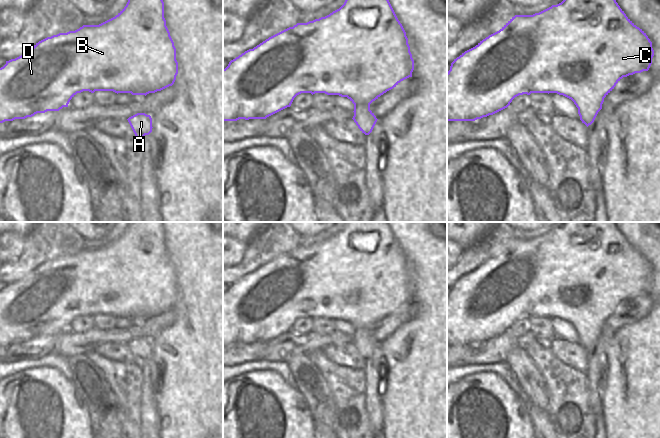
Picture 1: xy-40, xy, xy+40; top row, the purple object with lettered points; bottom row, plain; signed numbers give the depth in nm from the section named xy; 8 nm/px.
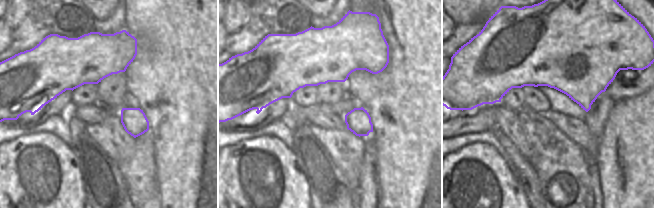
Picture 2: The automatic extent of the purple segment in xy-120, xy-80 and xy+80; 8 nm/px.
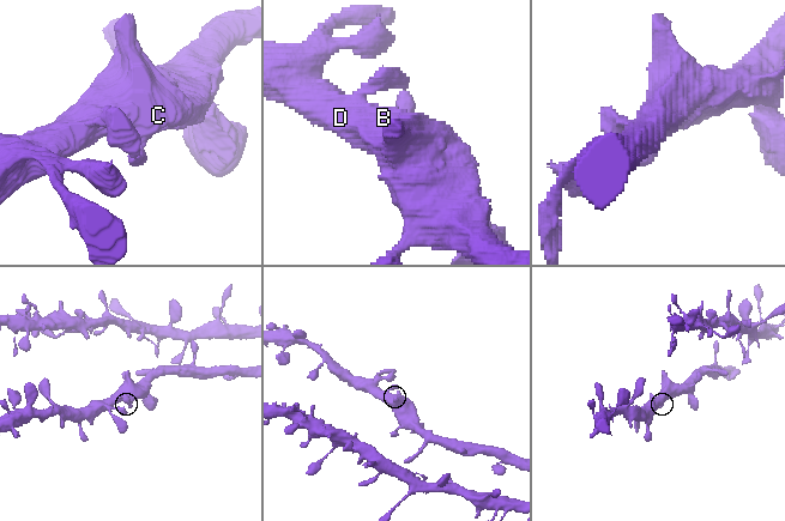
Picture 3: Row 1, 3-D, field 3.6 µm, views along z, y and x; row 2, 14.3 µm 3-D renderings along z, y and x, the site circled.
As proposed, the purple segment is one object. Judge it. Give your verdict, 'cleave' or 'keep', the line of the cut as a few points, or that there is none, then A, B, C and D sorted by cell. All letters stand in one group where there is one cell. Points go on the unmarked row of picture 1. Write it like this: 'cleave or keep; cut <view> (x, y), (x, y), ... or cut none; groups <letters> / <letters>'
keep; cut none; groups A B C D

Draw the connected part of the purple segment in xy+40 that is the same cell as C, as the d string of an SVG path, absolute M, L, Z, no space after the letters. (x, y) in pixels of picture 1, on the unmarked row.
M565 222L561 227L533 239L515 239L499 255L480 265L475 271L465 275L451 287L447 296L447 345L475 345L493 339L507 332L512 324L523 318L557 317L571 323L578 332L580 344L587 351L591 349L602 333L604 322L623 302L635 297L648 295L654 280L652 266L646 257L637 251L620 232L615 222Z

